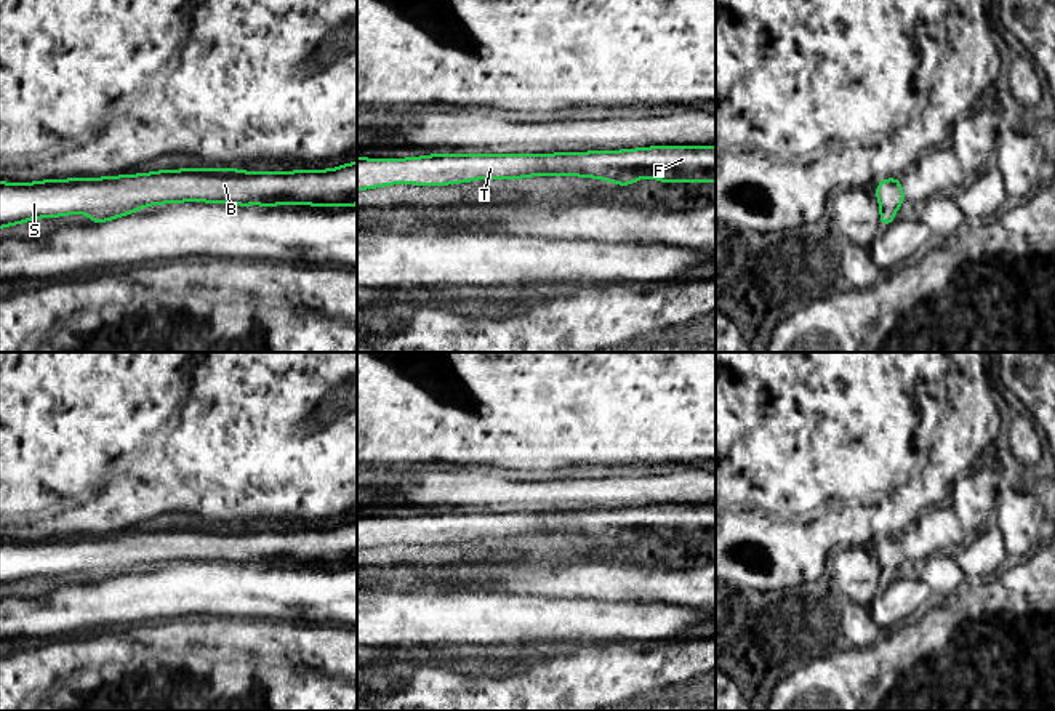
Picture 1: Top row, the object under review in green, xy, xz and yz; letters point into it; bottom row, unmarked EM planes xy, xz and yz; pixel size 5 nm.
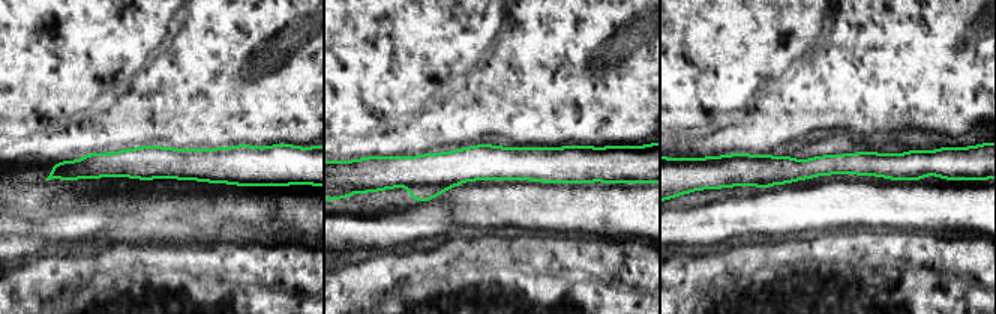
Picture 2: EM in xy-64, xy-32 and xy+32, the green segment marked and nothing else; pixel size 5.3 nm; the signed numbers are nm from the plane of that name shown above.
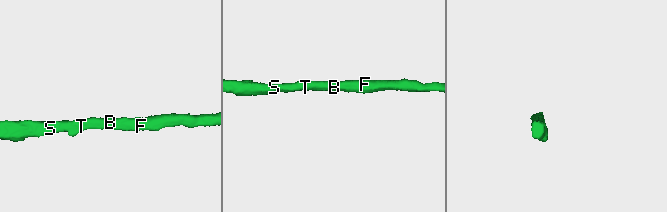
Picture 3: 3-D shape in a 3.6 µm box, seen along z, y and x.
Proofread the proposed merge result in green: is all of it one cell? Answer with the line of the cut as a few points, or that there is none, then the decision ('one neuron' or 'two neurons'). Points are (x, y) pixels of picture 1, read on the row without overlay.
no cut; one neuron

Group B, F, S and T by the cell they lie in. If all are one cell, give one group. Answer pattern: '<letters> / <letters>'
B F S T

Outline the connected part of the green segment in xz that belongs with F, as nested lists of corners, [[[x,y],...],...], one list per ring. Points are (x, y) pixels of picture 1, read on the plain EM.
[[[655,504],[575,512],[453,512],[413,517],[357,516],[357,549],[389,543],[445,544],[482,536],[586,535],[628,544],[640,536],[663,541],[716,540],[716,504]]]

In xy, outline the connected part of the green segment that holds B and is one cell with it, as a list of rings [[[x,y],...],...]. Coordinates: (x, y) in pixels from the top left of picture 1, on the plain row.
[[[357,520],[335,528],[255,532],[237,527],[163,528],[109,536],[70,536],[13,543],[0,540],[0,586],[34,576],[88,572],[91,583],[115,578],[147,564],[213,560],[357,564]]]

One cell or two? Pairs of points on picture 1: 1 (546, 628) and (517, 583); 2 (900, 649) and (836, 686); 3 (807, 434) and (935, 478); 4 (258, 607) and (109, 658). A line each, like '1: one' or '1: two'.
1: two
2: one
3: one
4: two

